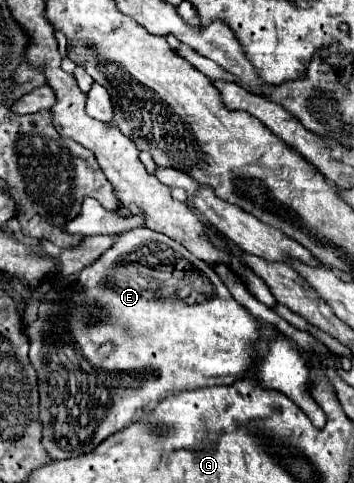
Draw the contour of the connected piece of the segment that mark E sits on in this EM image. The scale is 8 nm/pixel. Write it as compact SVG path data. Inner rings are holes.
M147 227L125 231L103 257L81 271L77 283L83 291L73 291L69 301L43 299L39 319L29 323L25 331L31 339L29 359L39 375L43 447L51 457L75 457L79 447L97 447L103 439L137 419L141 411L157 407L169 395L187 389L233 385L247 375L265 389L281 391L305 411L315 427L325 427L327 417L311 399L309 363L299 347L291 339L277 335L267 343L267 353L259 355L255 351L255 343L261 337L259 321L231 297L217 273L181 243Z

